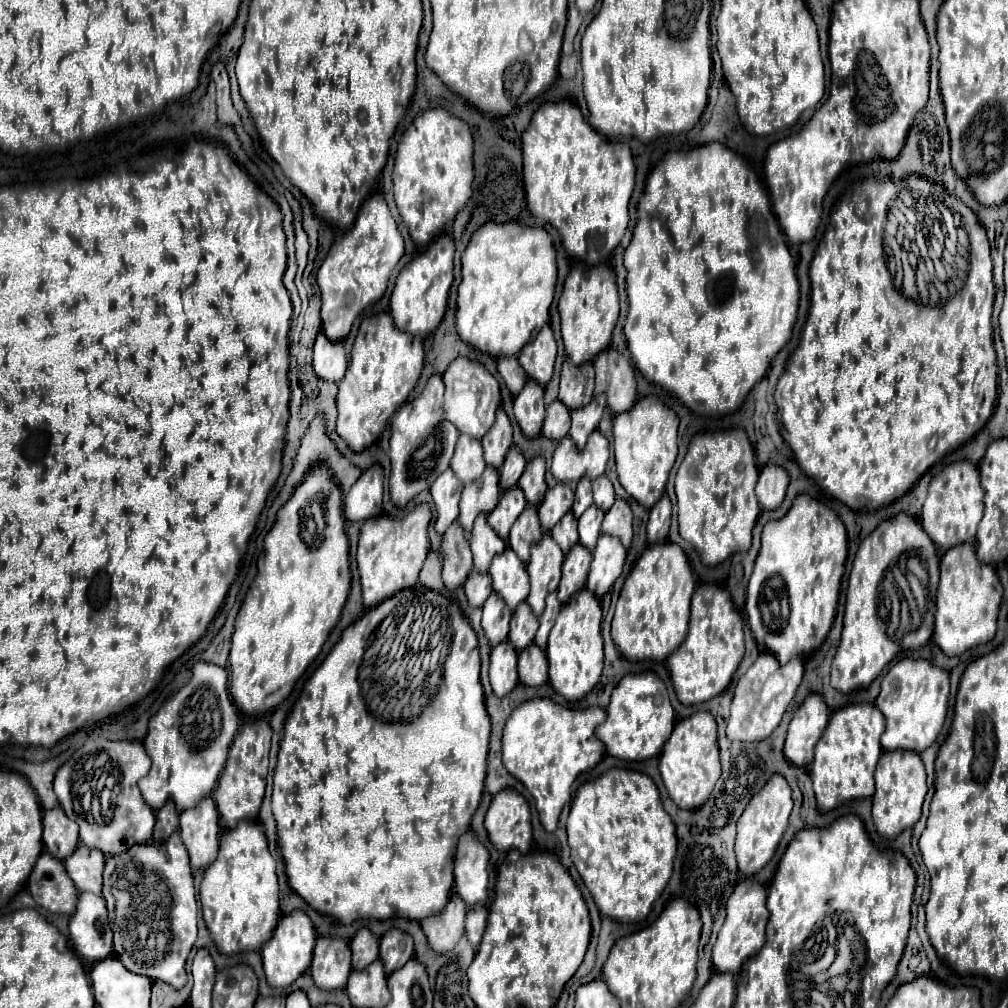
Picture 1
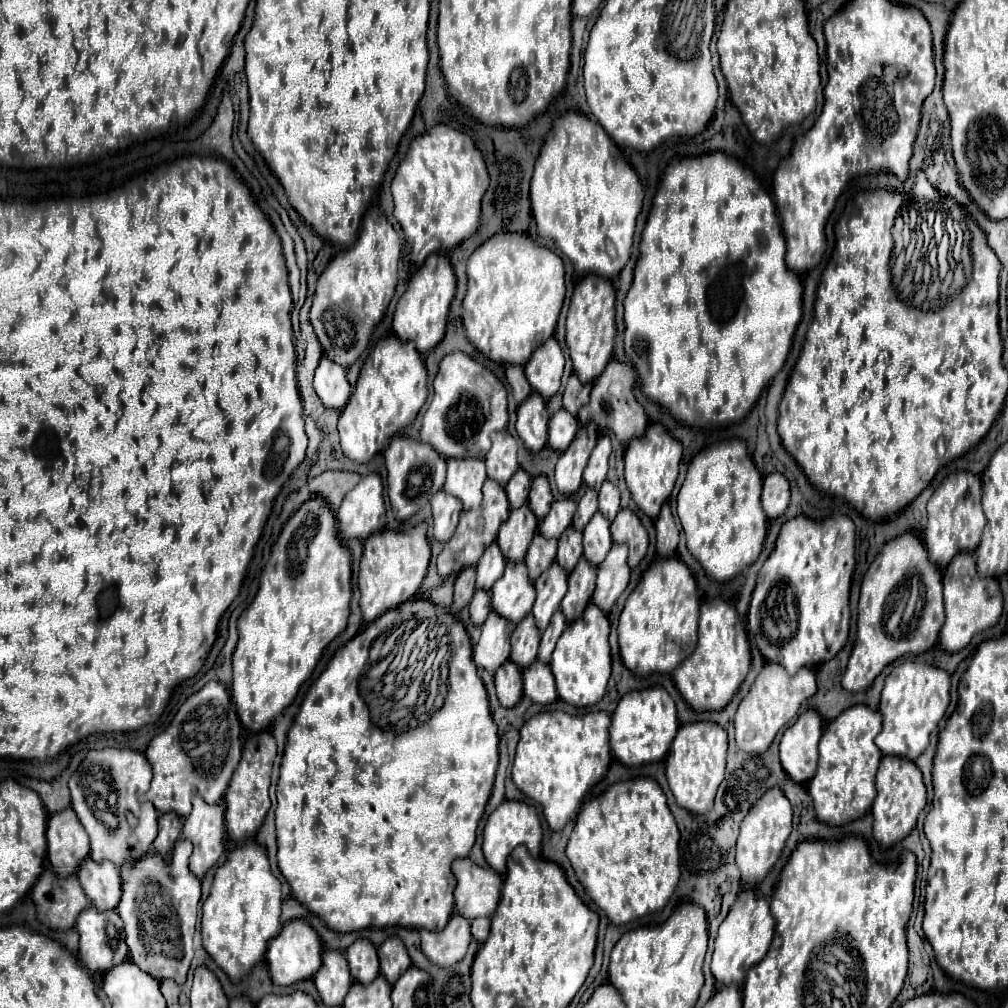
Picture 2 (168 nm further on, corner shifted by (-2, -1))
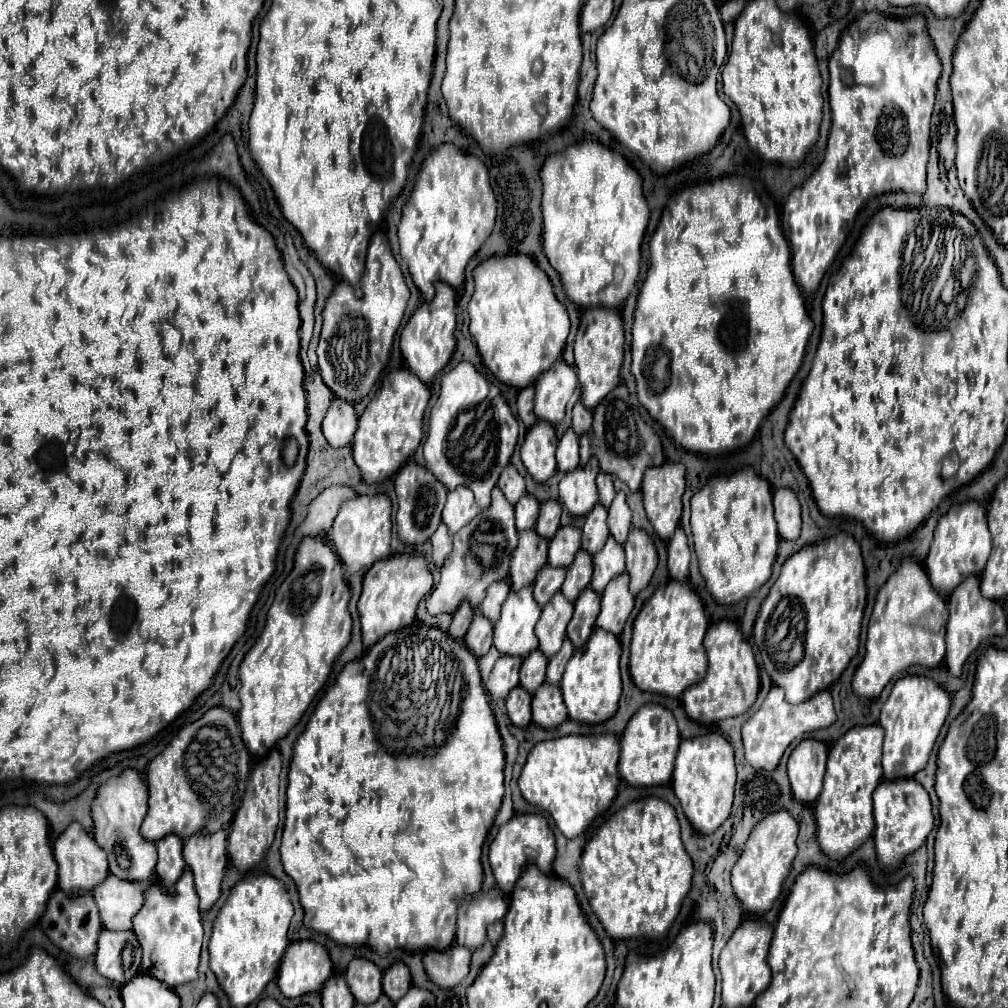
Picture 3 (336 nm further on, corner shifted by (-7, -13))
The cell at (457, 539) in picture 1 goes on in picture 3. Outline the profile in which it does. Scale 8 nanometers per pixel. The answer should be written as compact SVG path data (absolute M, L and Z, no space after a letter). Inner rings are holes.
M461 603L461 607L453 613L453 621L451 621L447 633L449 633L453 639L461 641L461 639L465 637L467 629L469 629L471 621L473 621L473 609L471 609L471 605L469 605L469 603Z

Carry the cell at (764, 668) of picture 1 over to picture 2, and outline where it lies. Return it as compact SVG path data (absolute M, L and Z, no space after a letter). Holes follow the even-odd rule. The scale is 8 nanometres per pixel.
M764 663L756 681L752 683L748 695L740 701L736 717L734 717L734 733L736 743L742 751L760 753L766 751L774 741L776 733L796 715L800 703L816 693L816 677L814 669L802 667L794 675L786 675L786 671L776 663Z

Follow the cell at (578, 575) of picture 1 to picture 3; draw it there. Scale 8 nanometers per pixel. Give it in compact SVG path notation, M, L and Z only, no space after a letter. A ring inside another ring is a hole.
M587 587L579 599L575 601L573 619L567 625L567 637L571 639L573 647L583 647L595 629L595 619L599 615L599 595L591 587Z

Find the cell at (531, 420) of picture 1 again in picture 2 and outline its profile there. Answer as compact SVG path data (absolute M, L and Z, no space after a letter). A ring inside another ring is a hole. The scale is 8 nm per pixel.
M530 395L526 403L518 407L518 421L516 431L524 443L524 447L532 453L540 451L548 439L548 413L546 401L540 395Z

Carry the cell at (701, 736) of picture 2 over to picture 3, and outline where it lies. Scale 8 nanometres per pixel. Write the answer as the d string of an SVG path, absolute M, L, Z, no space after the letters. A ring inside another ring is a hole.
M721 733L681 741L673 769L673 791L681 801L689 823L699 833L715 833L729 817L735 797L735 777L733 747Z

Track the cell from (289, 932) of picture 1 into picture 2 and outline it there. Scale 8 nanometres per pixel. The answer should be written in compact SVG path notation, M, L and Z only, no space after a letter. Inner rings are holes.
M294 919L286 923L280 935L268 943L266 963L268 963L274 985L292 985L296 981L310 979L322 963L322 943L320 943L318 933L304 919Z

